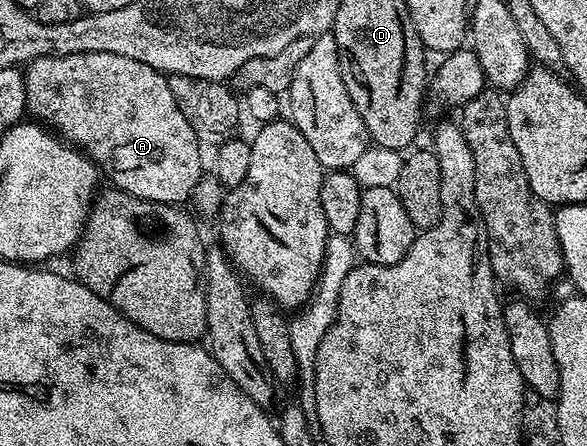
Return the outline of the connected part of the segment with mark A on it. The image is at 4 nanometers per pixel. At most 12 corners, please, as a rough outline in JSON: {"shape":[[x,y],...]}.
{"shape":[[114,52],[24,70],[27,113],[113,187],[184,204],[202,143]]}

